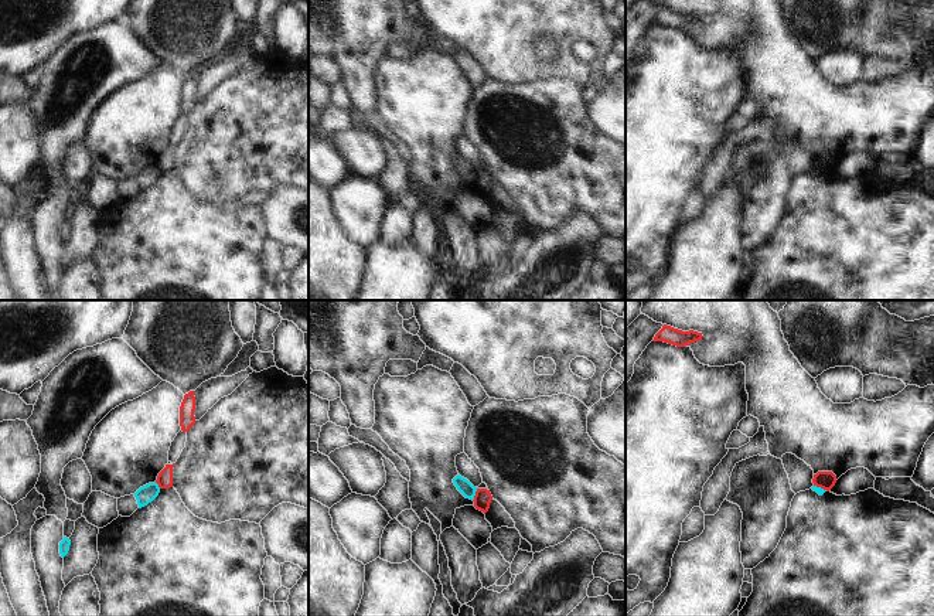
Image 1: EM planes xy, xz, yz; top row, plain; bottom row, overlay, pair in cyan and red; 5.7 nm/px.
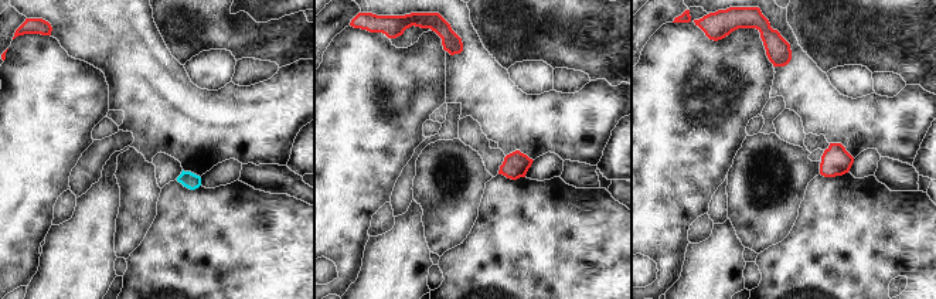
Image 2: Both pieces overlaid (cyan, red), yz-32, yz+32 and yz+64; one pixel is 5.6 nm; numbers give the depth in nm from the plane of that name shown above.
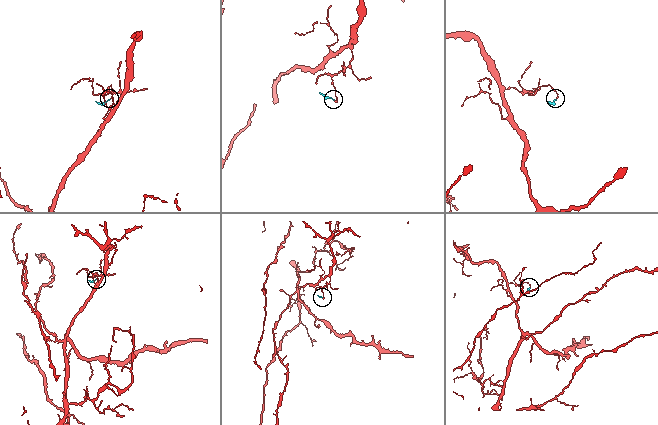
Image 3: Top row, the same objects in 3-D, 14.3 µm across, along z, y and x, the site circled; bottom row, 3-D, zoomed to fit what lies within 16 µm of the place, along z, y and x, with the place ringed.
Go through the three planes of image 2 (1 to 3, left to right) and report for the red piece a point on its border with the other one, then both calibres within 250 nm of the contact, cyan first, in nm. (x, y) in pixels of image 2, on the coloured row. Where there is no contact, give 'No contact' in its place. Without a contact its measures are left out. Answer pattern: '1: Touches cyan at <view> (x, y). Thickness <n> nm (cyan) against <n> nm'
1: No contact
2: No contact
3: No contact.

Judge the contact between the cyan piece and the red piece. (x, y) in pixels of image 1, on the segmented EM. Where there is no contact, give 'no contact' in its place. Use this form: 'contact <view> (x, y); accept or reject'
contact xz (474, 494); reject

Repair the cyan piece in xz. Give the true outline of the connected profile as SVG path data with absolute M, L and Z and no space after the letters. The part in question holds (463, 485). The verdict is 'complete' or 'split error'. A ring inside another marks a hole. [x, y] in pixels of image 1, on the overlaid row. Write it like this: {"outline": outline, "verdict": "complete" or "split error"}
{"outline": "M460 474L453 479L454 486L457 490L470 500L474 500L477 487L474 487L467 479L461 477Z", "verdict": "complete"}

